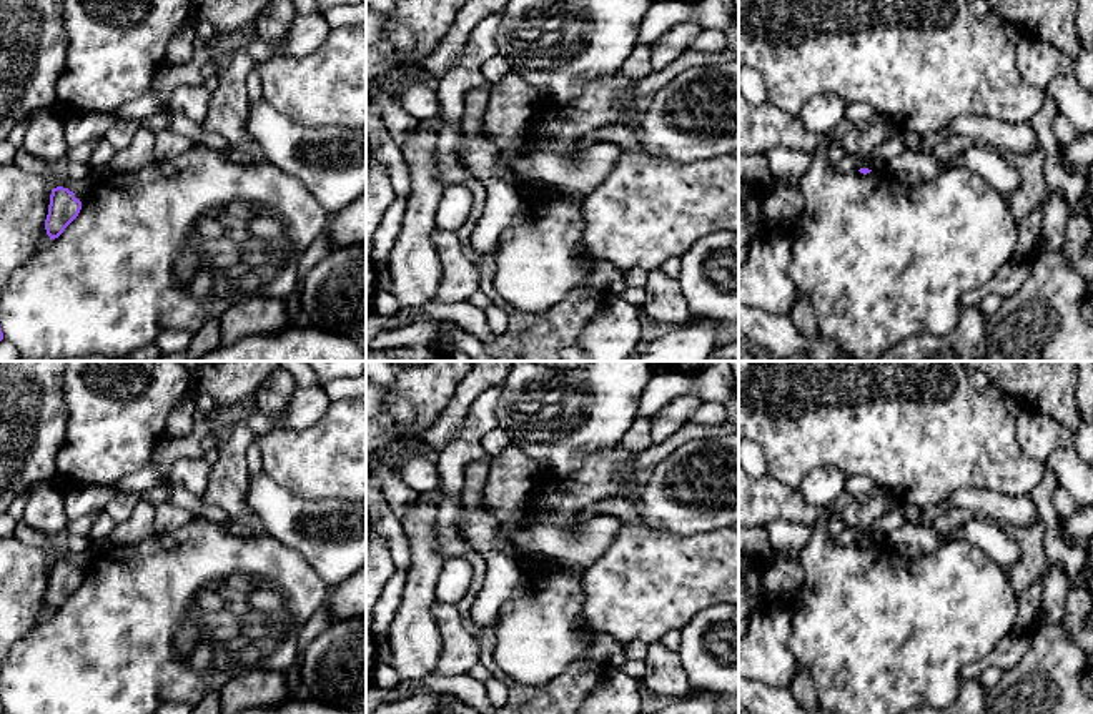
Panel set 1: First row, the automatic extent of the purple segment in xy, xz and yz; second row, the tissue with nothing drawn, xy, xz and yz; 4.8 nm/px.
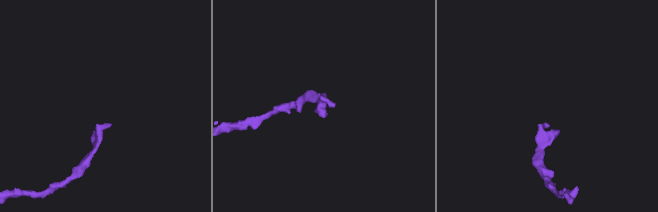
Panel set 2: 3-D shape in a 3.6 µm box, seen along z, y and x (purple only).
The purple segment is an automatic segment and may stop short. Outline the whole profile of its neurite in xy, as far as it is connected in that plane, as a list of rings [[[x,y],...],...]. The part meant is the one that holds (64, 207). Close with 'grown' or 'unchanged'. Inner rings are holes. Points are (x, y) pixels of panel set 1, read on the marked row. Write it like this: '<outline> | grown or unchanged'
[[[57,186],[52,190],[45,230],[50,240],[58,238],[65,228],[78,216],[82,201],[68,188]]] | unchanged

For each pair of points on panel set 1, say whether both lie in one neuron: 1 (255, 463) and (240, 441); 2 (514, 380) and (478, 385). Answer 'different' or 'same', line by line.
1: different
2: different

